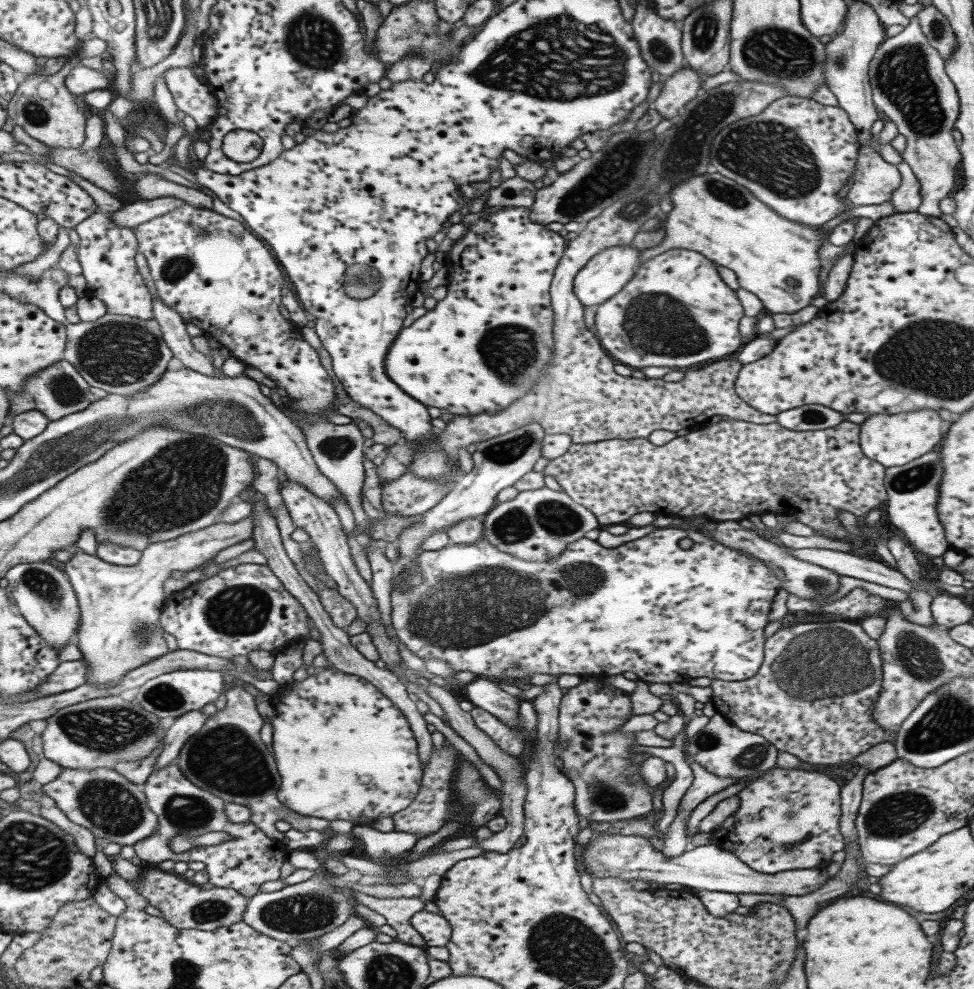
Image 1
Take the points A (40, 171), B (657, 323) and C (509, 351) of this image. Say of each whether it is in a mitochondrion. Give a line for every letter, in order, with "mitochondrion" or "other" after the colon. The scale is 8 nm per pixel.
A: other
B: mitochondrion
C: mitochondrion

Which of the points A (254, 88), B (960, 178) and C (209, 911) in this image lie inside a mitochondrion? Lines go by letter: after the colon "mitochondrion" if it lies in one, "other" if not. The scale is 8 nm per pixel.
A: other
B: other
C: mitochondrion

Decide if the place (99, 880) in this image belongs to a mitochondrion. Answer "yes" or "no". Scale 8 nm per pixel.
no

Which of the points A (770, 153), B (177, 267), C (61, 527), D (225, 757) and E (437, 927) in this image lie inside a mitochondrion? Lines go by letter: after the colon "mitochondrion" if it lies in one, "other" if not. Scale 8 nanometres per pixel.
A: mitochondrion
B: mitochondrion
C: other
D: mitochondrion
E: other

